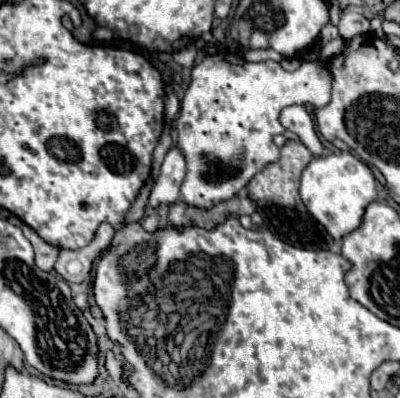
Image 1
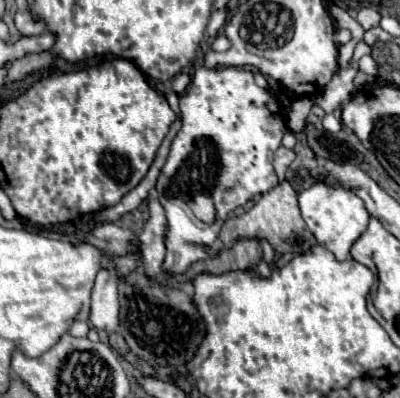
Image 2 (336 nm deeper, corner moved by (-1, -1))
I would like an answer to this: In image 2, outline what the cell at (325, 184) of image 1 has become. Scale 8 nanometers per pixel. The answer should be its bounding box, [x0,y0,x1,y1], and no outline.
[298,184,370,262]

